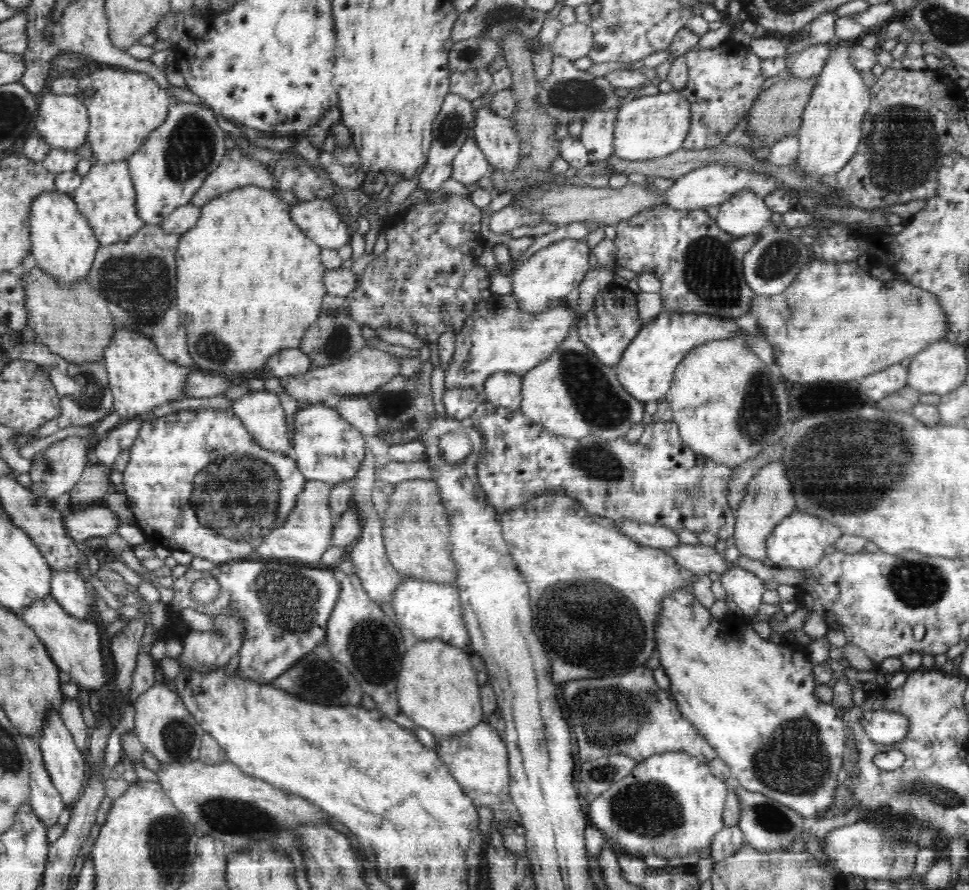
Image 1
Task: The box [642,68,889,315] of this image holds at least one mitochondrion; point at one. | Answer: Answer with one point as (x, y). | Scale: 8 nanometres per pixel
(710, 271)

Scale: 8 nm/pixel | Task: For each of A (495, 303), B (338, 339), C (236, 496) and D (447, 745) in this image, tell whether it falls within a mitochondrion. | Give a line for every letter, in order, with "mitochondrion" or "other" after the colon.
A: other
B: mitochondrion
C: mitochondrion
D: other

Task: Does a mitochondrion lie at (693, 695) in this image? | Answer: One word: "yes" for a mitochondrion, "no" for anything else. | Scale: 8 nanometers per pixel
no

